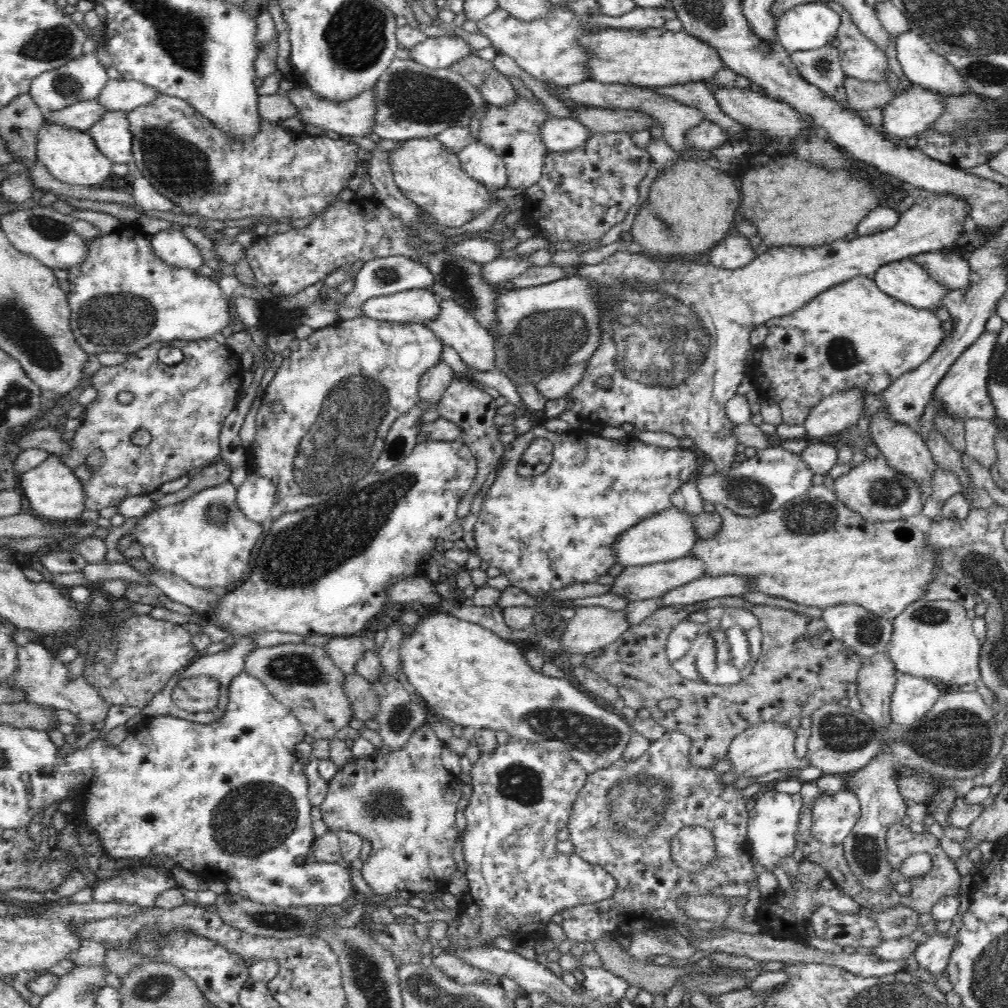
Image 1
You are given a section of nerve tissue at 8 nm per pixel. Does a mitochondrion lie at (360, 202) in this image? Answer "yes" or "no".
no

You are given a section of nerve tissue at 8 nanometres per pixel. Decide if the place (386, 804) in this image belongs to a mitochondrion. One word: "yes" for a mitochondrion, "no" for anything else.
yes

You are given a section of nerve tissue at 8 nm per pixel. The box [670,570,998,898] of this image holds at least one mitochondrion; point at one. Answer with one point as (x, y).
(958, 738)

